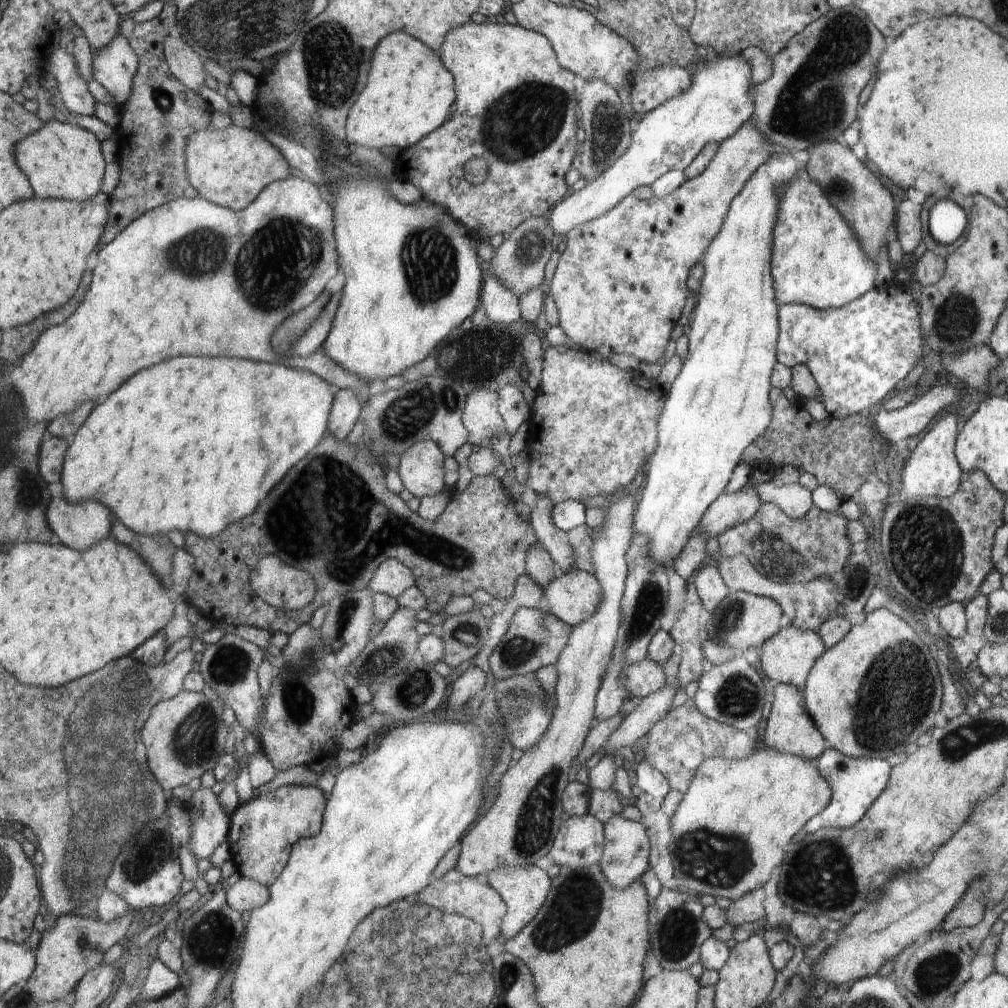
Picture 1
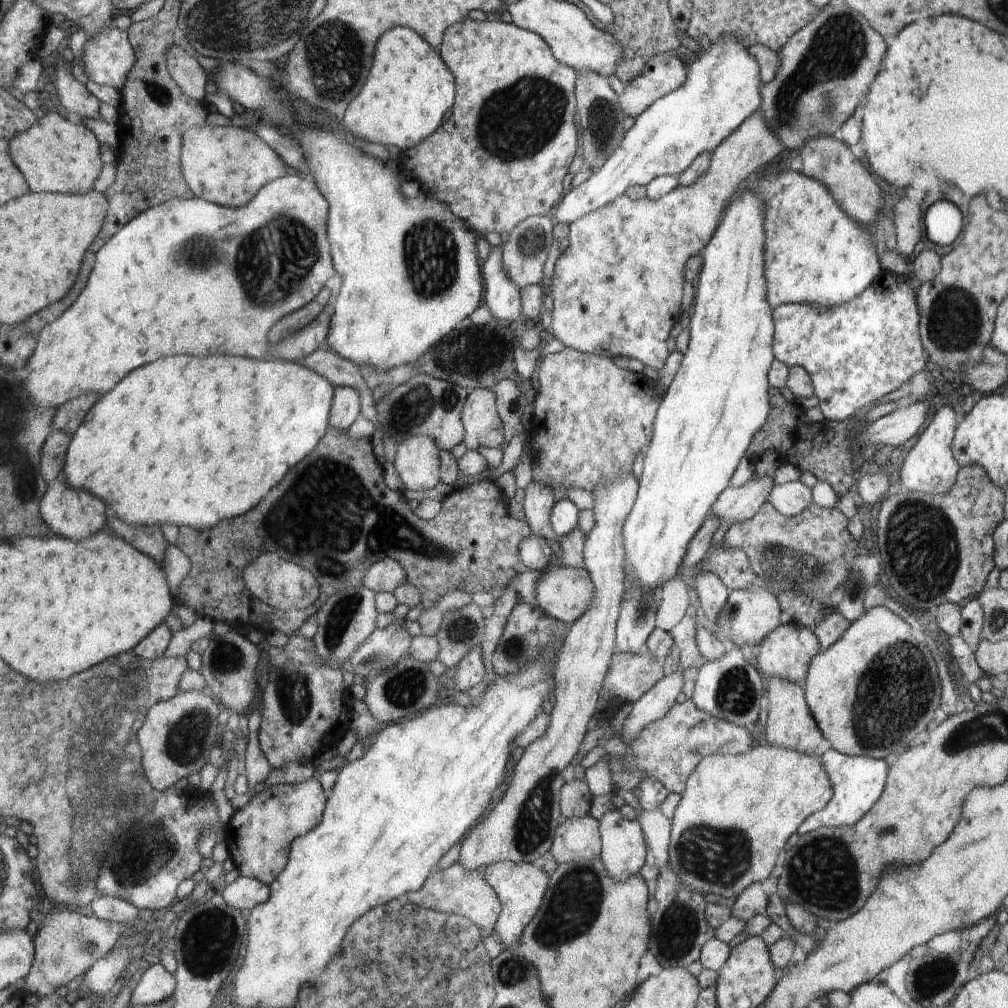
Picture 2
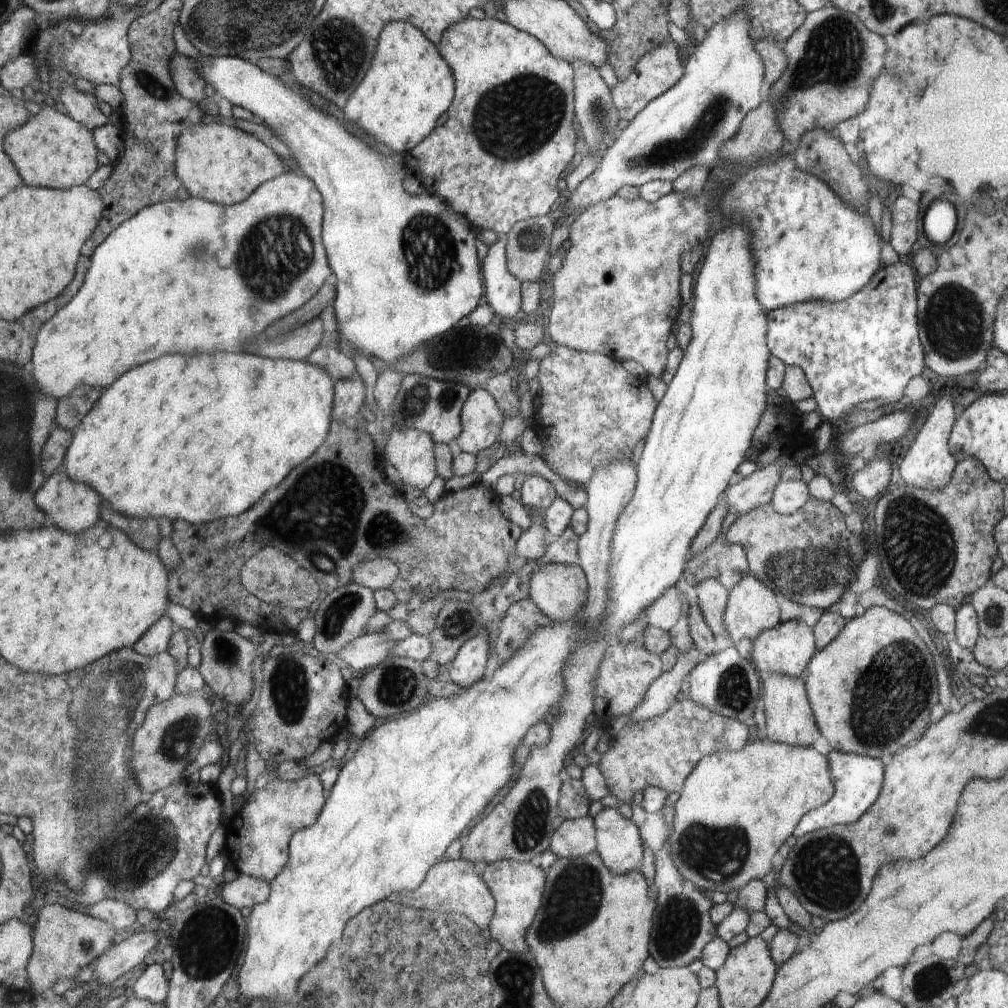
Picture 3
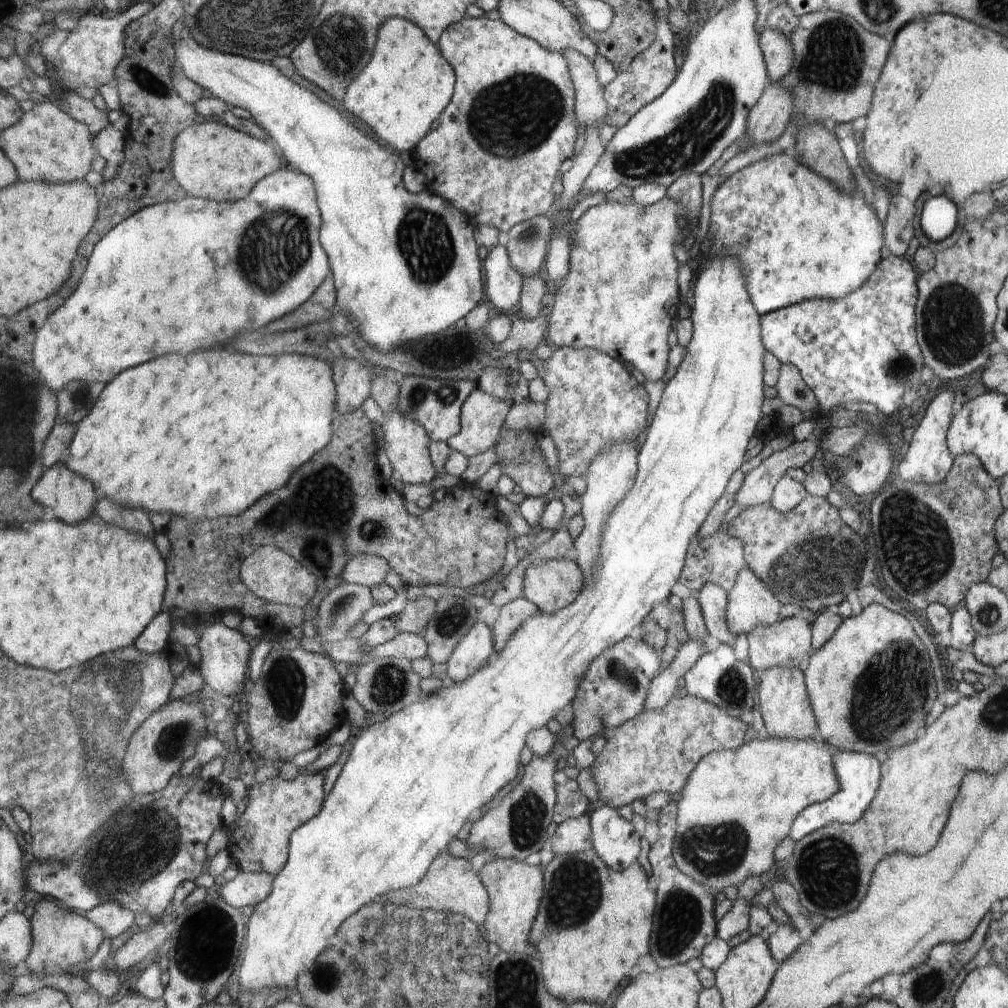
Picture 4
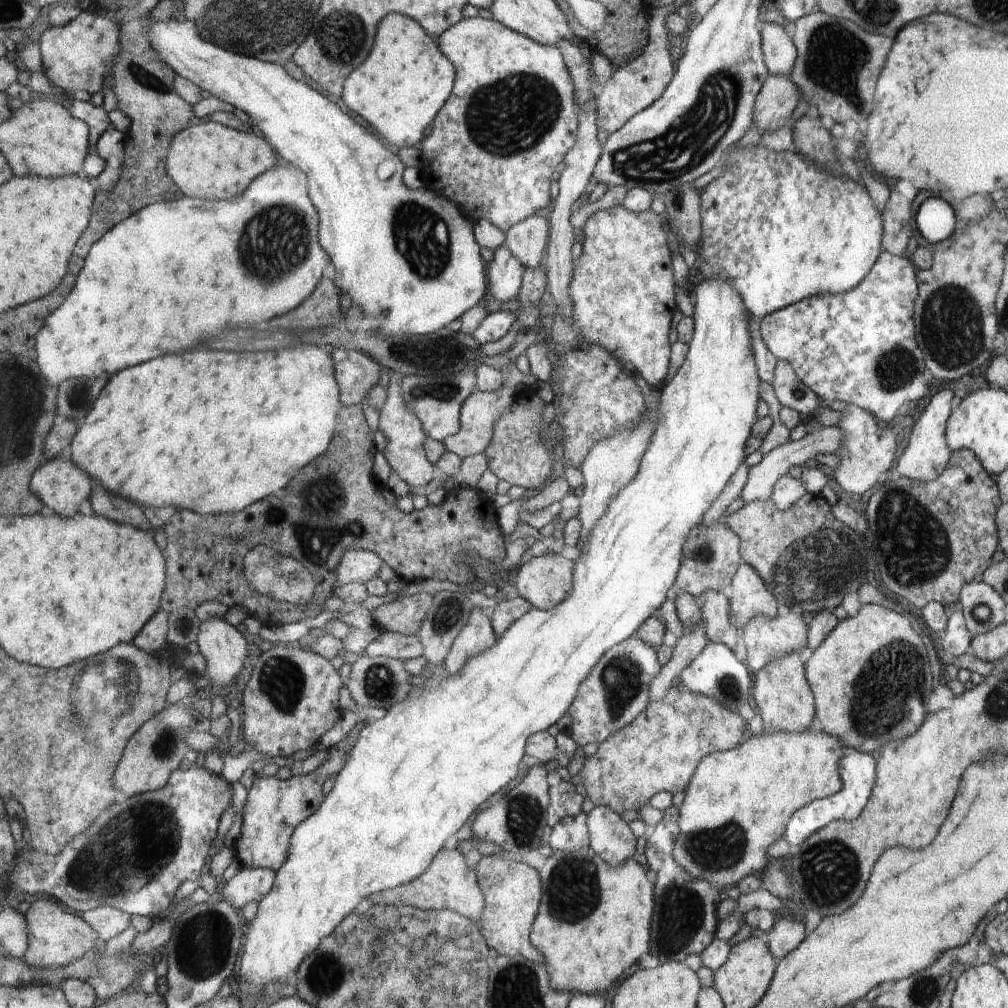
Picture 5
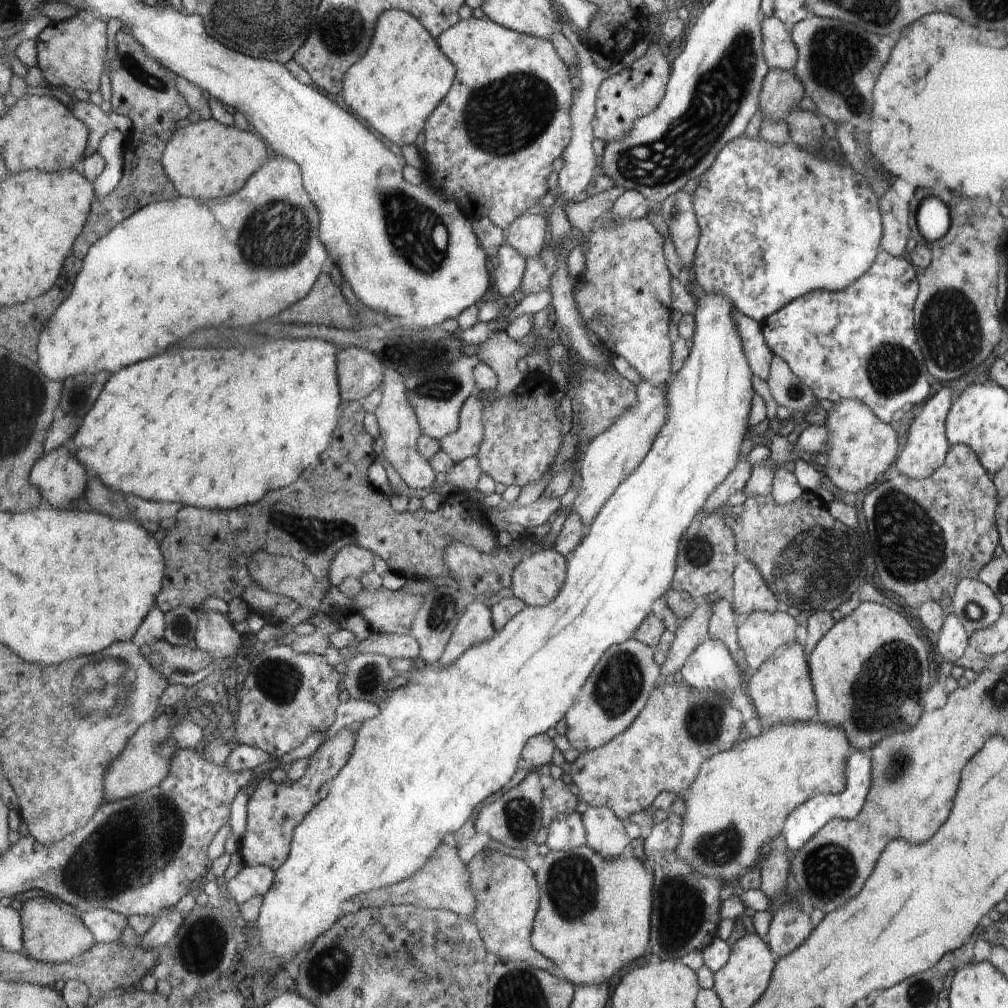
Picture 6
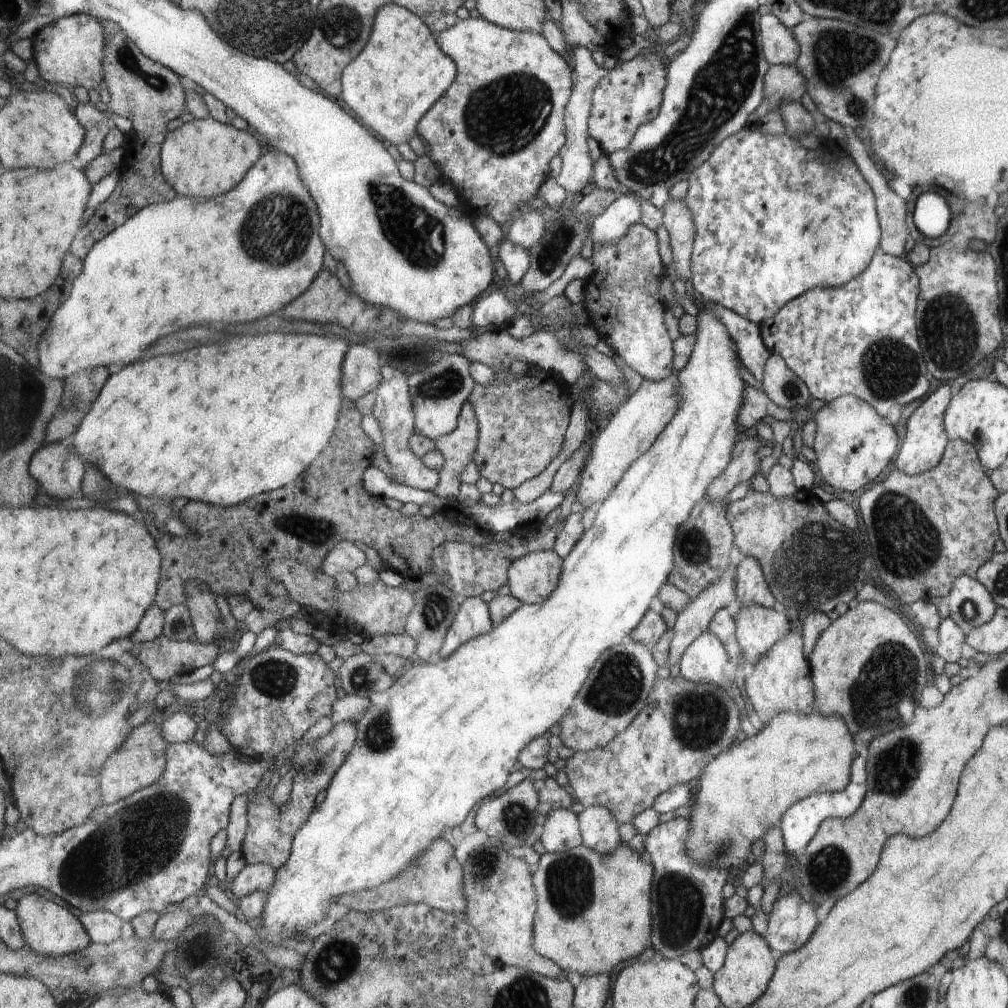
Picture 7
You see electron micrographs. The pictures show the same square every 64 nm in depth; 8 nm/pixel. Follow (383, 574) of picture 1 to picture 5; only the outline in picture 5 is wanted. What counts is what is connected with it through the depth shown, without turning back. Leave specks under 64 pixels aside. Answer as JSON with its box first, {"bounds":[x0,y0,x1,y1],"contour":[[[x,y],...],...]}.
{"bounds":[338,549,383,586],"contour":[[[352,549],[344,552],[341,564],[338,565],[338,586],[357,582],[366,584],[378,578],[383,559],[375,552],[362,549]]]}

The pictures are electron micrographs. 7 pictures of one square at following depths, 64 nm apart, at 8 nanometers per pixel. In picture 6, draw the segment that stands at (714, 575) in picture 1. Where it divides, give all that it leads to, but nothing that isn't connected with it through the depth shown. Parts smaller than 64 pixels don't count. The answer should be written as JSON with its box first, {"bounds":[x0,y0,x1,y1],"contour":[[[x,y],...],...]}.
{"bounds":[709,597,745,662],"contour":[[[719,597],[712,604],[712,620],[709,622],[709,638],[719,640],[729,647],[730,654],[738,658],[738,662],[744,662],[745,653],[740,652],[741,644],[737,638],[736,614],[731,603],[724,597]]]}

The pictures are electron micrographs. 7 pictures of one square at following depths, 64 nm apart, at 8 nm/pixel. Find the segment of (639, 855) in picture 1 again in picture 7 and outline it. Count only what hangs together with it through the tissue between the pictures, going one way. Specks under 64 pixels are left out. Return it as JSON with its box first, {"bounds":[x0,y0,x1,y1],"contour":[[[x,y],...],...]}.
{"bounds":[577,805,618,854],"contour":[[[594,805],[577,814],[581,824],[583,844],[600,854],[612,854],[618,850],[618,830],[613,812],[608,808]]]}

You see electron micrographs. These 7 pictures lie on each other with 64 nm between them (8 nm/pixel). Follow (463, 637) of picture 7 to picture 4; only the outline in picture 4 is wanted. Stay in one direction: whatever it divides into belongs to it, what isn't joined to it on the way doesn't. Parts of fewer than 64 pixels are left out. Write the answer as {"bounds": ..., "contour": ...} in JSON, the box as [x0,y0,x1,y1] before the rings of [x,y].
{"bounds":[447,619,493,682],"contour":[[[477,619],[474,628],[464,636],[447,660],[449,682],[464,682],[476,670],[493,658],[493,632],[486,623]]]}

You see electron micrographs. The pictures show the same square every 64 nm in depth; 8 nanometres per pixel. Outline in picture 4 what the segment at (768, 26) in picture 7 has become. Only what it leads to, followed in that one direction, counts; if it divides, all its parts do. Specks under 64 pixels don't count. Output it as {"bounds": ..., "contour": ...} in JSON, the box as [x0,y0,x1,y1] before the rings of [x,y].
{"bounds":[761,30,792,84],"contour":[[[776,30],[761,32],[761,47],[768,63],[770,84],[779,83],[792,68],[792,44],[790,39]]]}

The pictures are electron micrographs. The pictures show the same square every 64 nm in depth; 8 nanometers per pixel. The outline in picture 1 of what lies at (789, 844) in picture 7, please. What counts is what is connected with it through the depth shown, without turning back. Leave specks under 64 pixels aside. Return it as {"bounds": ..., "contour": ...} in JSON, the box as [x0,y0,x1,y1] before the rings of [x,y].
{"bounds":[804,749,892,833],"contour":[[[826,749],[816,759],[818,770],[833,789],[833,800],[824,812],[817,814],[806,825],[804,832],[811,833],[820,829],[850,829],[862,820],[866,810],[880,794],[888,788],[892,764],[879,758],[850,758],[836,749]]]}

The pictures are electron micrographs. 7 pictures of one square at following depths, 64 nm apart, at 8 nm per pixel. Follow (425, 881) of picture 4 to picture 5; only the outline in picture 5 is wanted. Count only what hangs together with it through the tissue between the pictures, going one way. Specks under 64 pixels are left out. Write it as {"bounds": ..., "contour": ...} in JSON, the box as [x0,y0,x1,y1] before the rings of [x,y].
{"bounds":[371,847,485,921],"contour":[[[454,847],[441,850],[435,860],[425,870],[420,878],[408,884],[397,886],[394,890],[383,890],[382,894],[375,894],[371,899],[379,900],[383,905],[410,905],[418,909],[448,909],[457,911],[479,921],[485,912],[485,894],[477,882],[476,870],[469,868],[461,854]]]}

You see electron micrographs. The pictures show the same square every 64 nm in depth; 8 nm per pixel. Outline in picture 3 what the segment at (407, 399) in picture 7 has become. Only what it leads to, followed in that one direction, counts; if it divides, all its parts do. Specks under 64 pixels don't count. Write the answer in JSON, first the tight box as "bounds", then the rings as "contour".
{"bounds":[386,428,437,490],"contour":[[[416,428],[393,430],[386,442],[387,460],[399,474],[402,485],[425,490],[437,476],[433,438]]]}

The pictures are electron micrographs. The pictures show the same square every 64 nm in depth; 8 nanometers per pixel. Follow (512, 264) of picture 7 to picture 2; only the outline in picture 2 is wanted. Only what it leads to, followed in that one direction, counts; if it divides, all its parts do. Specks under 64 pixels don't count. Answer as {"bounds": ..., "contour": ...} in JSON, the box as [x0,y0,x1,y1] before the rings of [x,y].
{"bounds":[482,245,523,323],"contour":[[[502,245],[494,247],[484,266],[484,297],[482,302],[488,306],[492,319],[505,320],[511,323],[523,314],[518,286],[506,276],[502,268]]]}

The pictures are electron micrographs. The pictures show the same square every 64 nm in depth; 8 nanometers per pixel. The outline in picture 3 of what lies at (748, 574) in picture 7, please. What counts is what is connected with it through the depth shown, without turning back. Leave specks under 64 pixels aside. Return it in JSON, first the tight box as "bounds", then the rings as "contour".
{"bounds":[722,575,780,644],"contour":[[[754,575],[744,576],[732,590],[729,590],[722,622],[729,636],[729,644],[736,644],[742,638],[753,641],[764,633],[765,630],[773,629],[780,622],[780,608],[776,604],[776,596],[770,592],[765,583],[760,582]]]}

